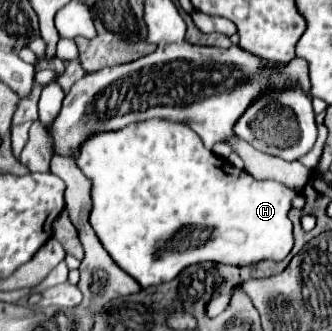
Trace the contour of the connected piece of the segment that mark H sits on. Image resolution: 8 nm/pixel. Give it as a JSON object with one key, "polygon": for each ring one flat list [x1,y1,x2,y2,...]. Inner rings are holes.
{"polygon":[[149,119,131,123,119,131,93,133,81,143,75,163,91,181,93,209,89,215,89,225,109,257,115,259,115,263,141,287,171,281,193,263,211,261,245,267,261,261,283,261,293,249,293,225,287,213,293,199,301,193,291,191,283,183,257,181,251,177,251,173,231,167,227,159,221,159,213,151,205,149,199,135,195,135,195,131,183,123],[187,227,211,227,213,235,205,245,191,245,189,237,185,237]]}

